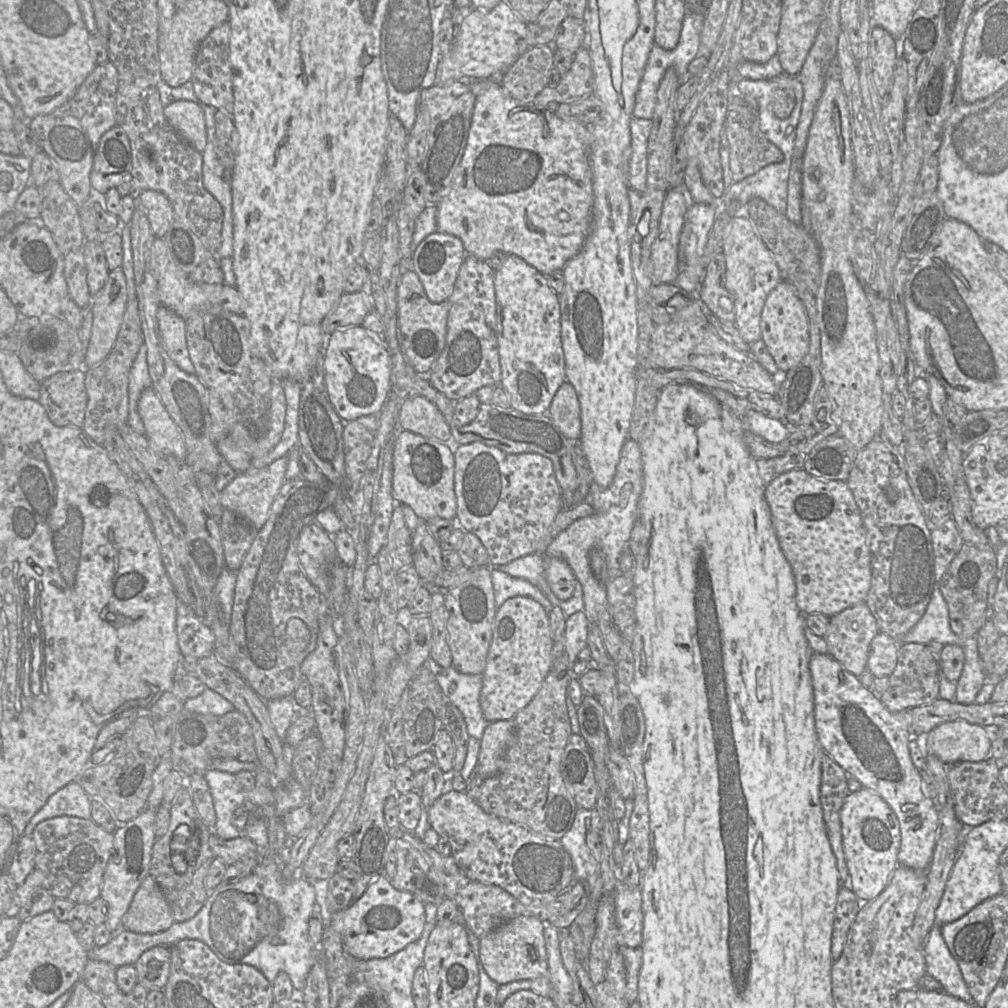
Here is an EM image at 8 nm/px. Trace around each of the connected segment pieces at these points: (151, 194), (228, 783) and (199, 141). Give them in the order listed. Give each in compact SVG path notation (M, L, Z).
M142 190L139 205L144 209L156 238L162 238L174 222L174 210L168 198L160 191Z
M209 770L204 774L204 778L209 786L216 814L216 823L212 829L212 833L216 834L223 840L230 840L240 837L243 830L238 830L233 824L235 810L243 805L246 800L246 791L242 788L236 779L236 774L226 771Z
M178 100L164 107L164 115L170 126L198 152L202 153L207 143L204 112L191 100Z

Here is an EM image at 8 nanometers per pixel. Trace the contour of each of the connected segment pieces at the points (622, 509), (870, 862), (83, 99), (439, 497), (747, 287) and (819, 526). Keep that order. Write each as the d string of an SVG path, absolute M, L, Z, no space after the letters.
M628 437L623 444L611 485L607 488L602 488L594 482L591 485L587 501L594 508L594 513L571 523L551 541L543 554L545 558L562 558L572 568L582 585L583 610L590 624L597 624L601 614L608 609L608 601L605 583L599 580L591 569L589 552L593 548L600 548L604 552L607 563L606 580L611 580L621 573L620 557L628 545L637 519L643 487L643 462L639 443Z
M862 788L851 792L845 799L840 811L843 852L849 871L849 886L859 899L873 900L885 888L892 872L899 865L900 848L899 822L890 806L875 792Z
M110 61L102 65L97 65L79 86L74 96L65 104L51 113L38 115L31 120L27 120L34 141L54 162L62 187L78 207L81 207L92 196L90 173L100 138L105 132L116 125L118 81L118 72Z
M404 430L396 436L393 449L392 496L410 506L422 521L433 517L452 519L457 503L454 491L454 453L436 439Z
M745 216L733 217L722 253L726 260L725 287L735 303L734 324L748 344L761 339L761 313L770 292L782 281L781 272L771 252Z
M804 468L793 469L768 483L764 497L780 549L793 573L795 601L801 613L821 613L831 617L849 607L865 603L871 586L870 548L860 510L847 482L822 480Z

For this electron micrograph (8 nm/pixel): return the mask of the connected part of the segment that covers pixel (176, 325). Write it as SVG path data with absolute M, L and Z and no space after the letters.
M165 306L157 311L159 333L164 348L173 362L184 372L195 374L186 341L186 320Z

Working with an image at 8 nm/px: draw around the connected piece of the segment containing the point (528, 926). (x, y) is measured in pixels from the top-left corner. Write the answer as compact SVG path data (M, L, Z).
M518 916L479 938L479 958L491 980L503 985L546 975L548 957L544 939L545 924L532 916Z

